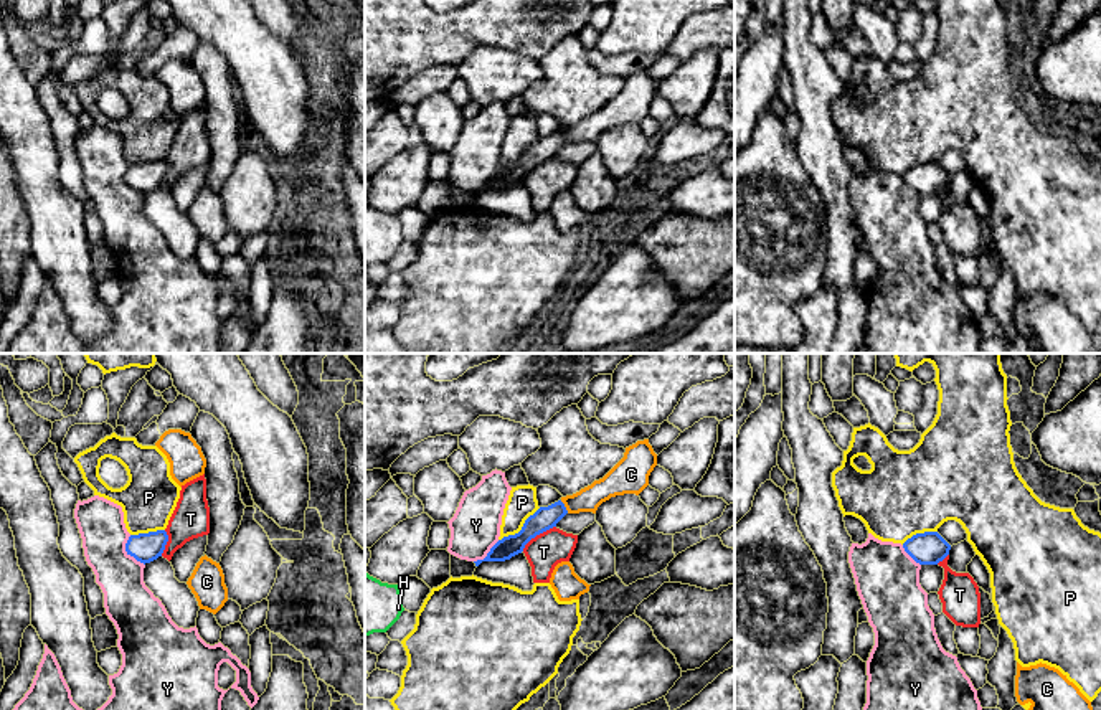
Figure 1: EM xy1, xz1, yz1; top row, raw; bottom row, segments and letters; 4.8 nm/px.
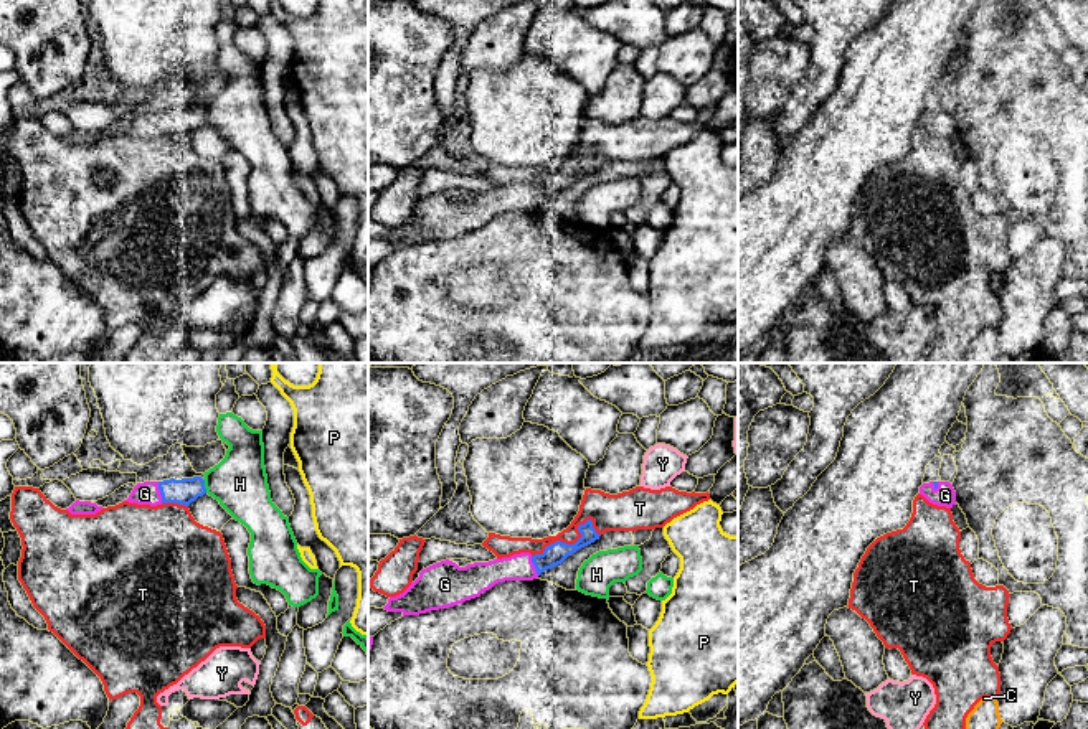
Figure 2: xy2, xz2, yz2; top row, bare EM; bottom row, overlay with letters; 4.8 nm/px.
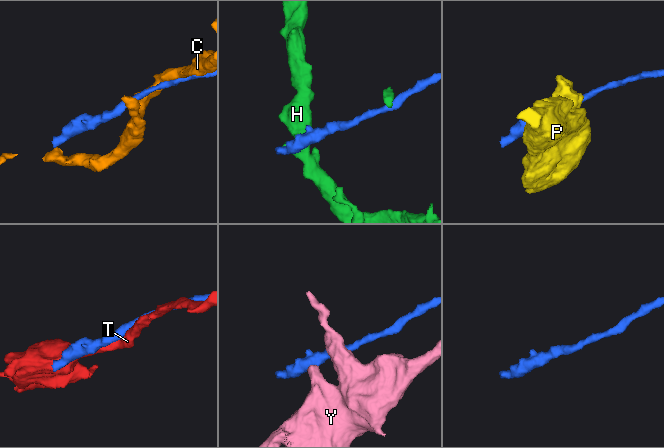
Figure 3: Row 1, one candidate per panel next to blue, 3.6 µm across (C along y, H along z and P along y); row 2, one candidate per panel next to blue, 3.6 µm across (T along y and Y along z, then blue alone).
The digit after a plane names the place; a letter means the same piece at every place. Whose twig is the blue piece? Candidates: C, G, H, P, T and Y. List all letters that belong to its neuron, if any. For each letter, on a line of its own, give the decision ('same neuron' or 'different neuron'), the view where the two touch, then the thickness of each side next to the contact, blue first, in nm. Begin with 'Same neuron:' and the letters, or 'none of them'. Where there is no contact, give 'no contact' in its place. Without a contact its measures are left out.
Same neuron: G
C: different neuron; contact in xz1; calibres 110 and 120 nm
G: same neuron; contact in xy2; calibres 120 and 110 nm
H: different neuron; contact in xy2; calibres 120 and 280 nm
P: different neuron; contact in xz1; calibres 110 and 150 nm
T: different neuron; contact in xz2; calibres 110 and 180 nm
Y: different neuron; contact in xy1; calibres 140 and 240 nm

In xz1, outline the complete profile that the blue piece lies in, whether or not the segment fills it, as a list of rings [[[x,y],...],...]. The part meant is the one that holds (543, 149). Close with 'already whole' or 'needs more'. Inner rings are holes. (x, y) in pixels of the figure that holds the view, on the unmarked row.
[[[561,130],[540,137],[530,145],[522,160],[515,165],[503,167],[499,170],[484,190],[474,192],[479,196],[482,192],[505,192],[523,182],[525,175],[536,165],[556,157],[556,154],[568,144]]] | already whole

